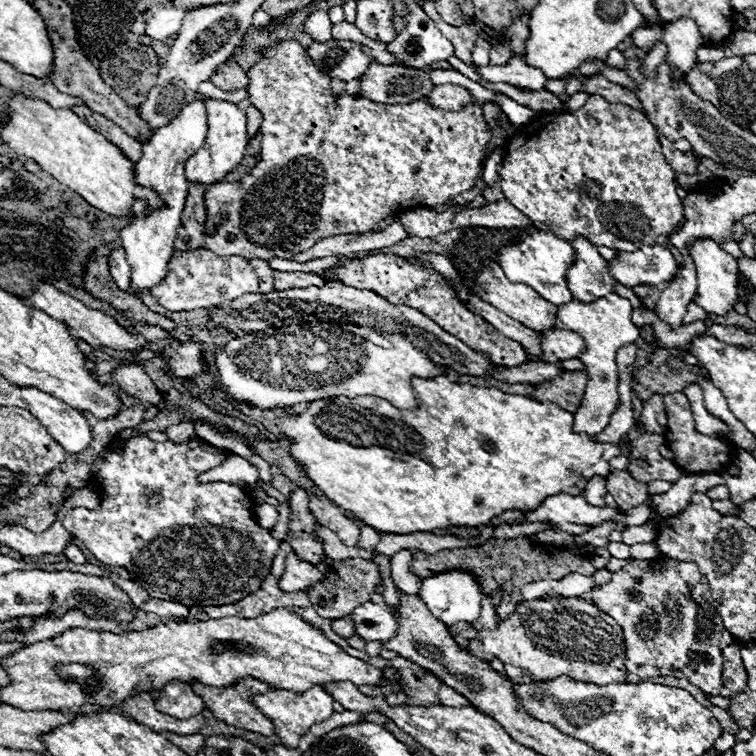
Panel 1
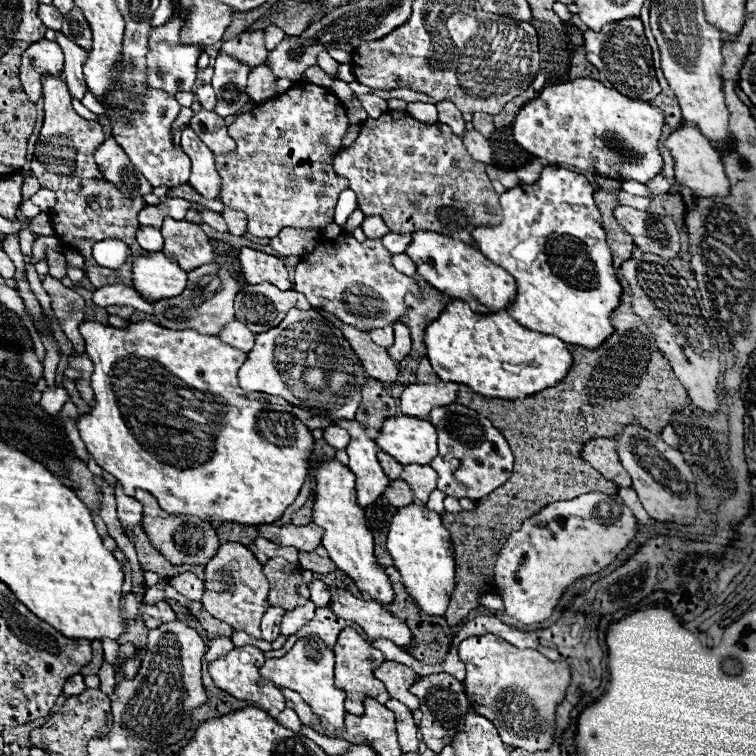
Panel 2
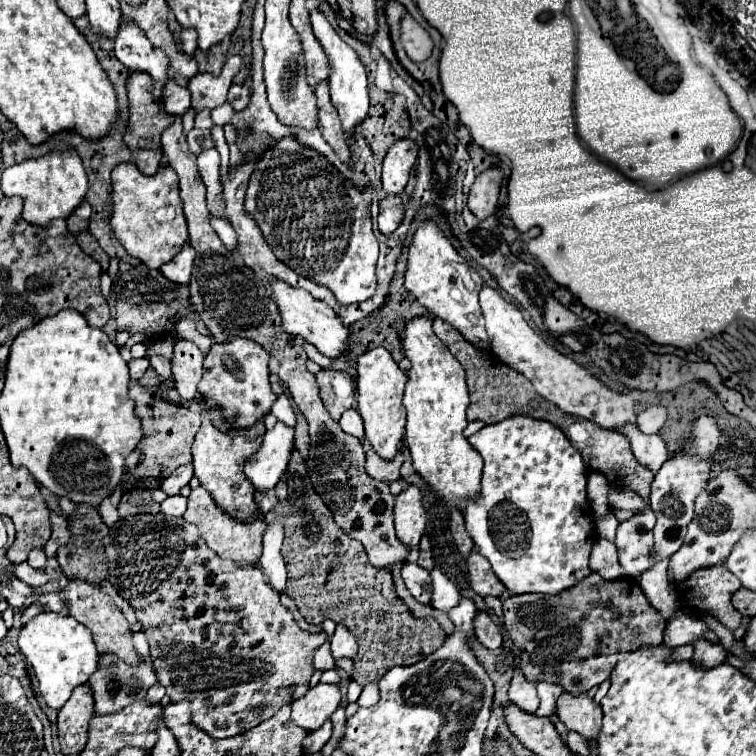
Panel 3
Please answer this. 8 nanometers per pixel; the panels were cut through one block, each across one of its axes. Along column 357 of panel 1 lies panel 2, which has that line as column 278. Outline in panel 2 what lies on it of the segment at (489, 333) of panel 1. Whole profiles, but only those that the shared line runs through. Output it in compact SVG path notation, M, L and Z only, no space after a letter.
M240 248L238 258L248 284L270 282L282 290L290 290L290 278L280 258L258 252L254 248Z

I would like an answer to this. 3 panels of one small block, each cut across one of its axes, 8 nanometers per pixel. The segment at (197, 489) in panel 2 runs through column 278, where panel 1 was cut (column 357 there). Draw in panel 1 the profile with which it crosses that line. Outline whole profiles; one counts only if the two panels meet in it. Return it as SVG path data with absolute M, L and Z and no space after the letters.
M438 378L438 380L412 380L412 388L416 396L420 398L420 408L410 412L410 410L400 410L382 398L370 398L370 396L360 396L360 398L326 398L326 400L316 400L310 404L310 408L300 414L300 416L282 416L278 418L278 426L284 430L286 436L294 438L292 446L292 456L302 464L302 470L310 476L310 480L330 496L330 500L340 506L346 516L358 518L372 526L378 532L388 532L388 534L412 534L412 532L432 532L436 528L448 528L448 526L488 526L492 518L504 514L506 510L522 510L522 512L534 512L548 496L554 494L572 494L578 496L586 492L586 484L590 478L600 476L608 478L612 474L610 460L616 456L622 456L620 448L614 444L606 442L596 442L588 434L576 434L572 430L574 426L574 416L568 410L558 408L552 402L538 402L530 396L520 396L520 394L508 394L502 392L500 388L478 388L470 384L452 384L448 378Z

